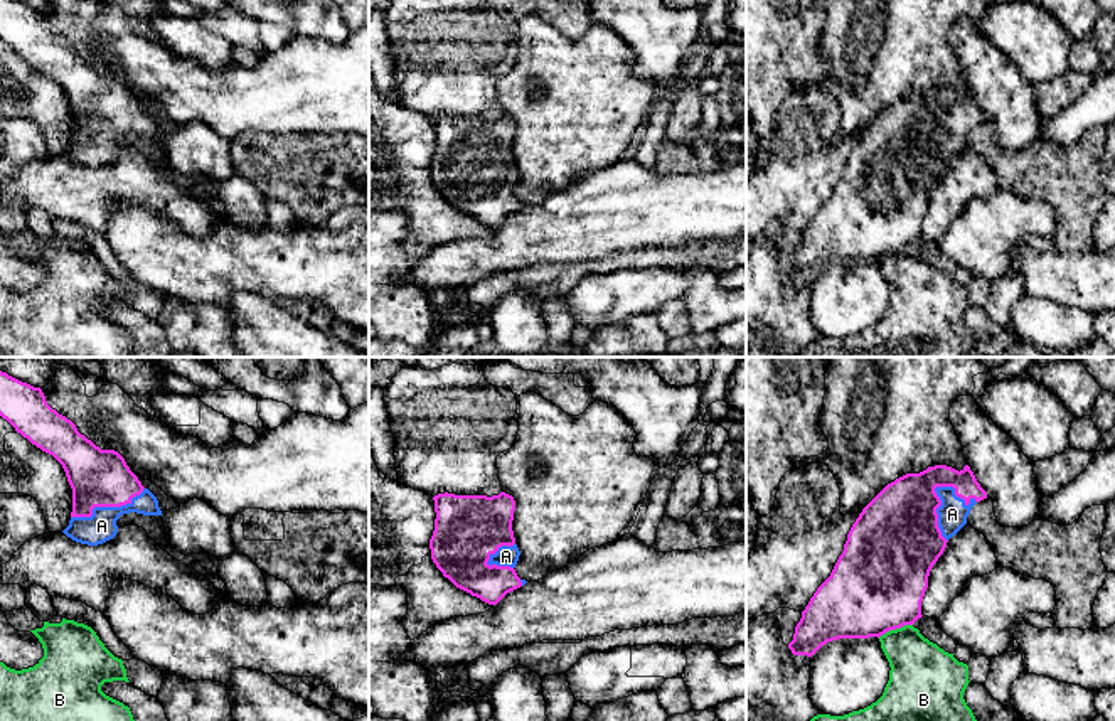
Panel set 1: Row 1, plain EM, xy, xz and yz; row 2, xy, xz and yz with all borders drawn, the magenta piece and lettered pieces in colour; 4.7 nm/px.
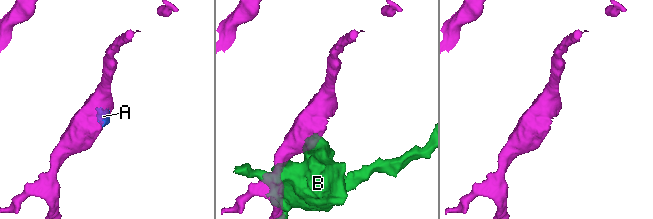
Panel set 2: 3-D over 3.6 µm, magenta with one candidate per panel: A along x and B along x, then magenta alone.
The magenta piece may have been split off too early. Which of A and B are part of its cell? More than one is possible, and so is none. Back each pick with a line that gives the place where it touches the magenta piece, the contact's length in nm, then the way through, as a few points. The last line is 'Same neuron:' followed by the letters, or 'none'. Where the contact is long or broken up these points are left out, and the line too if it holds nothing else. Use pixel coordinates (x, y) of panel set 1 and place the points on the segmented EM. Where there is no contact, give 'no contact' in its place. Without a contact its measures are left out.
A: yz (937, 514) | 280 nm
Same neuron: A

